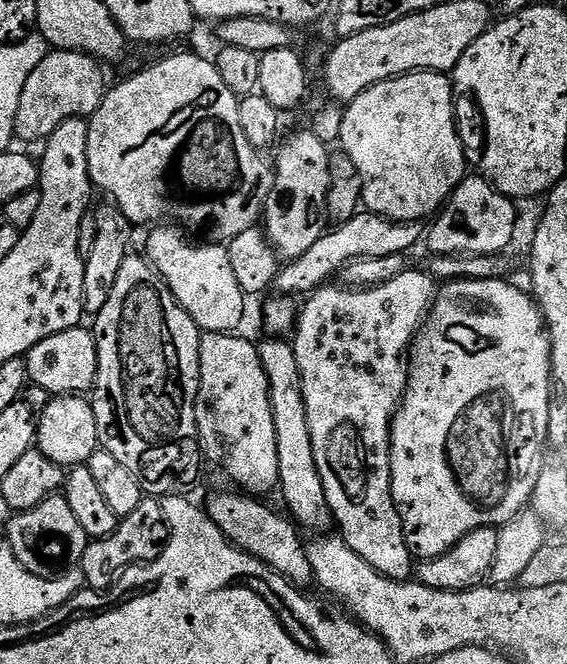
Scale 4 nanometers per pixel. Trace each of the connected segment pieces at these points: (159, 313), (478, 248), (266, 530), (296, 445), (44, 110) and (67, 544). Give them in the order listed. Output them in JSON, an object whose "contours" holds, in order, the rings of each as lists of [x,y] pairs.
{"contours":[[[[135,254],[129,255],[127,260],[122,262],[118,278],[114,281],[114,288],[110,291],[110,298],[107,299],[101,312],[94,316],[94,322],[96,322],[94,335],[97,348],[97,372],[96,381],[90,389],[90,403],[97,422],[99,447],[114,454],[114,458],[118,458],[118,462],[122,462],[122,466],[126,466],[126,470],[130,470],[130,474],[134,474],[134,478],[140,480],[145,493],[156,498],[183,493],[188,490],[184,488],[190,487],[199,478],[200,460],[202,461],[200,437],[196,430],[196,401],[200,399],[200,337],[202,330],[193,322],[190,314],[186,314],[182,305],[174,299],[172,291],[168,289],[160,273],[148,263],[147,259],[140,257],[139,260]]],[[[479,174],[465,175],[452,191],[447,204],[431,221],[426,241],[432,254],[438,256],[494,256],[503,253],[504,247],[516,236],[516,208],[509,197]]],[[[216,492],[206,503],[208,517],[222,530],[222,534],[236,548],[241,548],[243,552],[248,552],[254,558],[258,558],[263,564],[279,572],[281,576],[288,579],[289,584],[297,586],[308,586],[312,584],[314,577],[306,540],[299,536],[295,523],[283,520],[276,512],[271,512],[264,504],[259,504],[259,499],[248,494],[235,496],[232,492]]],[[[264,338],[262,340],[262,342],[259,341],[258,347],[262,360],[262,370],[266,370],[266,378],[268,379],[268,389],[270,390],[268,401],[274,414],[274,430],[278,438],[278,470],[280,471],[278,492],[284,495],[284,504],[292,511],[293,517],[291,516],[291,519],[301,529],[331,529],[334,521],[330,506],[326,502],[326,490],[322,486],[322,478],[318,474],[318,466],[314,462],[314,442],[310,442],[310,422],[306,418],[306,402],[302,394],[302,378],[298,370],[298,358],[296,357],[295,347],[284,338]]],[[[49,51],[26,79],[18,104],[15,139],[43,142],[58,130],[58,126],[62,126],[62,122],[91,118],[104,100],[106,83],[103,70],[101,61],[84,52]]],[[[64,494],[45,495],[44,500],[38,502],[32,509],[17,511],[12,518],[13,520],[8,524],[6,546],[10,550],[14,550],[14,558],[18,558],[18,562],[22,566],[26,566],[26,570],[39,576],[58,576],[61,572],[67,572],[69,568],[79,565],[80,559],[84,557],[84,551],[90,539],[78,522],[74,511],[70,510],[70,504]]]]}

